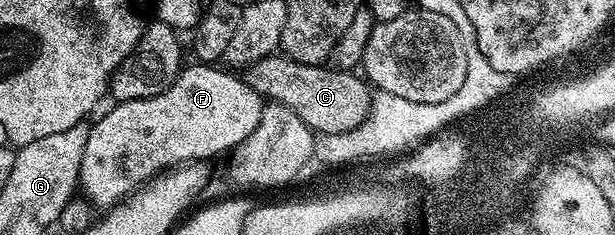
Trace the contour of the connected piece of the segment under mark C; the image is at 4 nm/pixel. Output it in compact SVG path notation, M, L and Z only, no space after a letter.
M276 53L258 59L256 63L246 64L244 71L247 72L242 72L241 78L258 95L272 103L280 103L293 112L298 122L304 123L318 134L341 134L353 130L361 125L370 111L373 93L368 80L358 74L355 76L355 73L347 69L302 63Z

